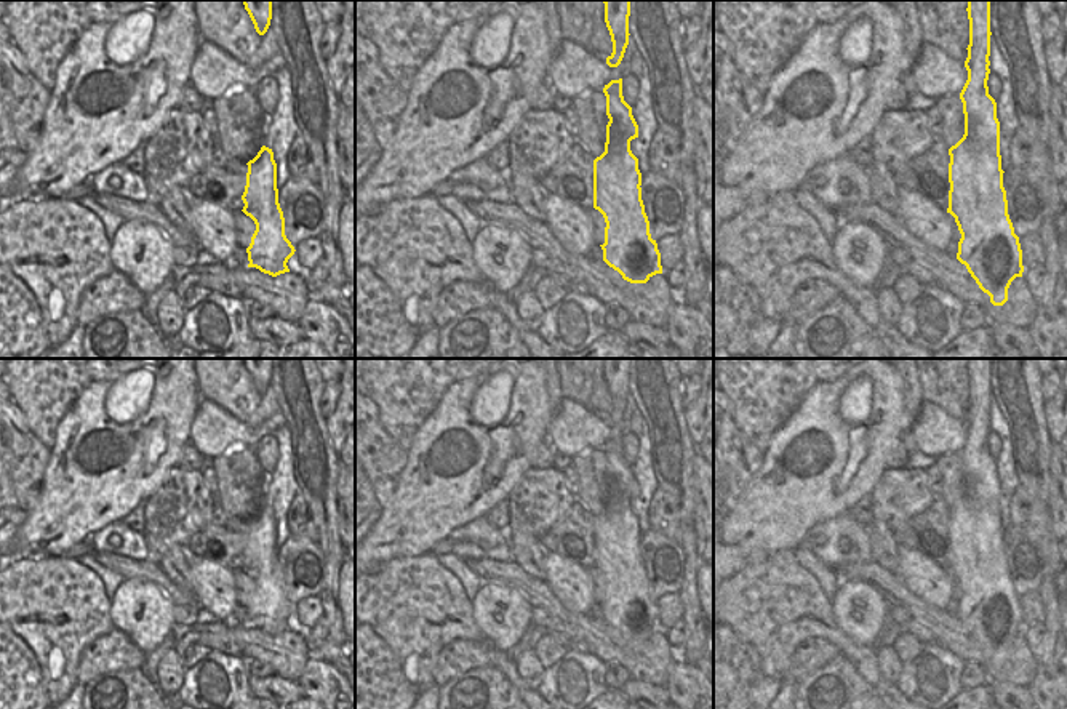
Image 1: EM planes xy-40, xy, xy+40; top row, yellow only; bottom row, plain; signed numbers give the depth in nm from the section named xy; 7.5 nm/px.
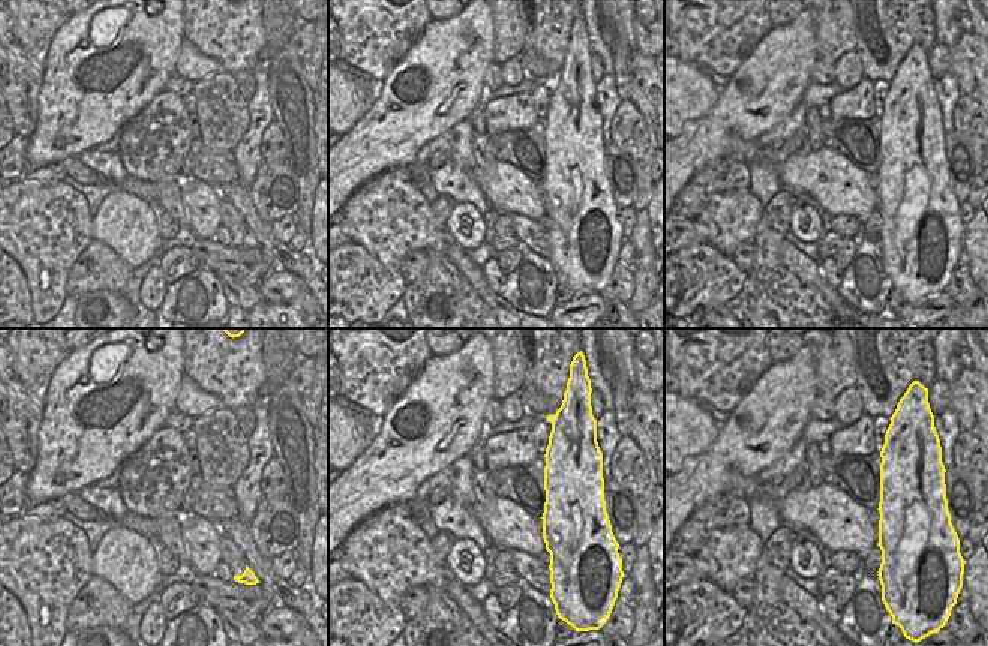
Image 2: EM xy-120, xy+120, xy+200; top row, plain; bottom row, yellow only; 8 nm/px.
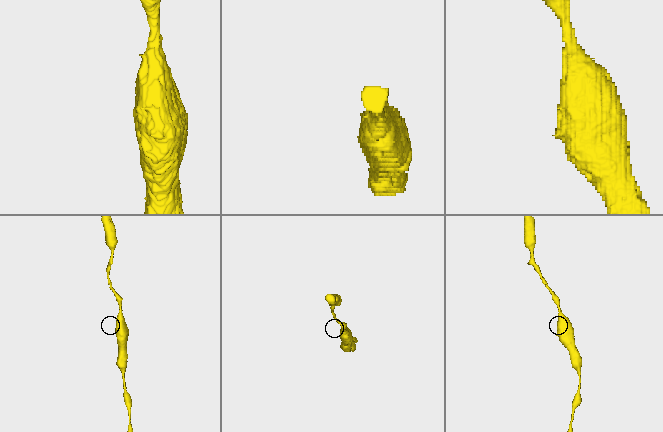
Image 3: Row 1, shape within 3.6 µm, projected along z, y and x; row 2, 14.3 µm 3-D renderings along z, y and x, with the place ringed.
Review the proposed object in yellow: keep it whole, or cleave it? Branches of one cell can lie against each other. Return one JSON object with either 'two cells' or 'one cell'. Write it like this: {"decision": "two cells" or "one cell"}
{"decision": "one cell"}

